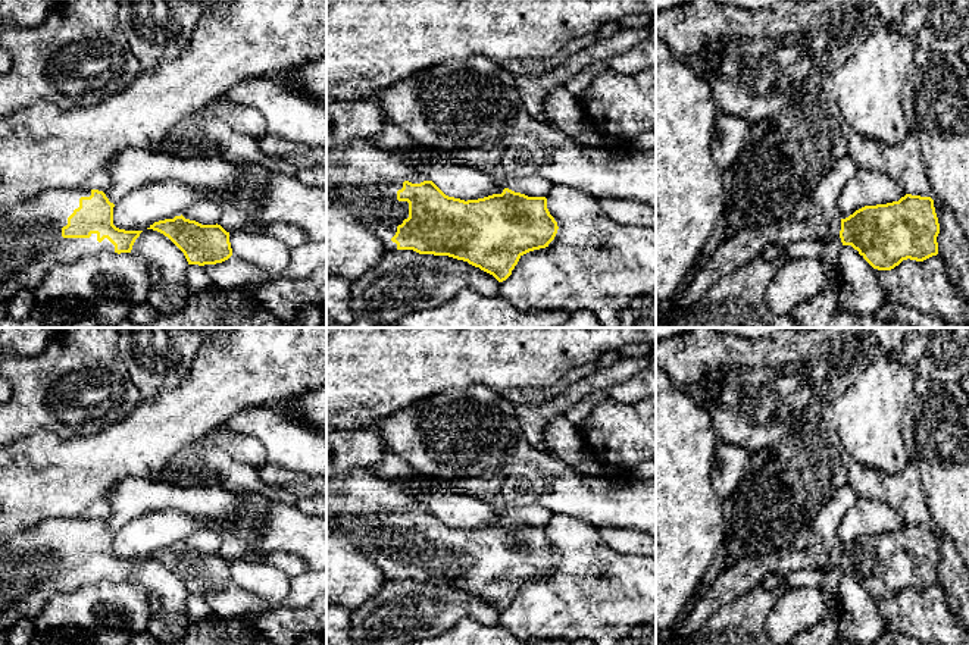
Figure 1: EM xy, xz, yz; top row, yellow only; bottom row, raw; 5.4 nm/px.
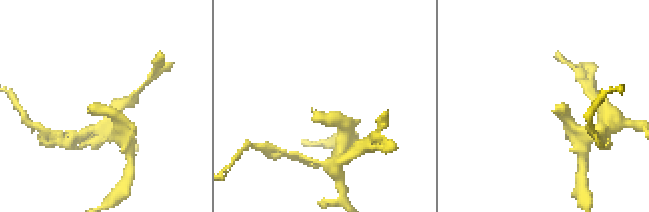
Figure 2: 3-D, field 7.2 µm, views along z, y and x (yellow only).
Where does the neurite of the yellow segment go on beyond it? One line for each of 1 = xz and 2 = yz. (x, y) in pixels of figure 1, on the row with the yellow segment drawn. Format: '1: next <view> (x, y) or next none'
1: next xz (374, 204)
2: next none

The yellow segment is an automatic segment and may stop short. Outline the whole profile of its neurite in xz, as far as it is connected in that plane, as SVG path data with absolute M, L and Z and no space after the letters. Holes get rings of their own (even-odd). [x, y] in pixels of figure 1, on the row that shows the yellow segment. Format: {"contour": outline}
{"contour": "M413 178L359 185L326 185L326 198L343 203L368 231L381 239L387 250L413 250L419 254L448 256L479 267L498 282L512 275L523 254L548 247L559 229L547 209L546 197L528 197L509 188L504 188L501 194L465 201L446 195L432 181Z"}

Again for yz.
{"contour": "M906 194L898 201L865 206L841 219L840 238L878 270L891 270L903 260L923 262L938 254L940 223L931 197Z"}

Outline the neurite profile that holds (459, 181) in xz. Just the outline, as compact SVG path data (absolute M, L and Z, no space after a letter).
M387 122L382 131L371 140L375 145L406 154L415 167L422 167L431 181L448 197L460 200L478 200L493 194L501 194L504 182L465 165L456 165L444 159L444 153L428 148L432 162L426 163L421 156L421 144L412 140L398 125Z

